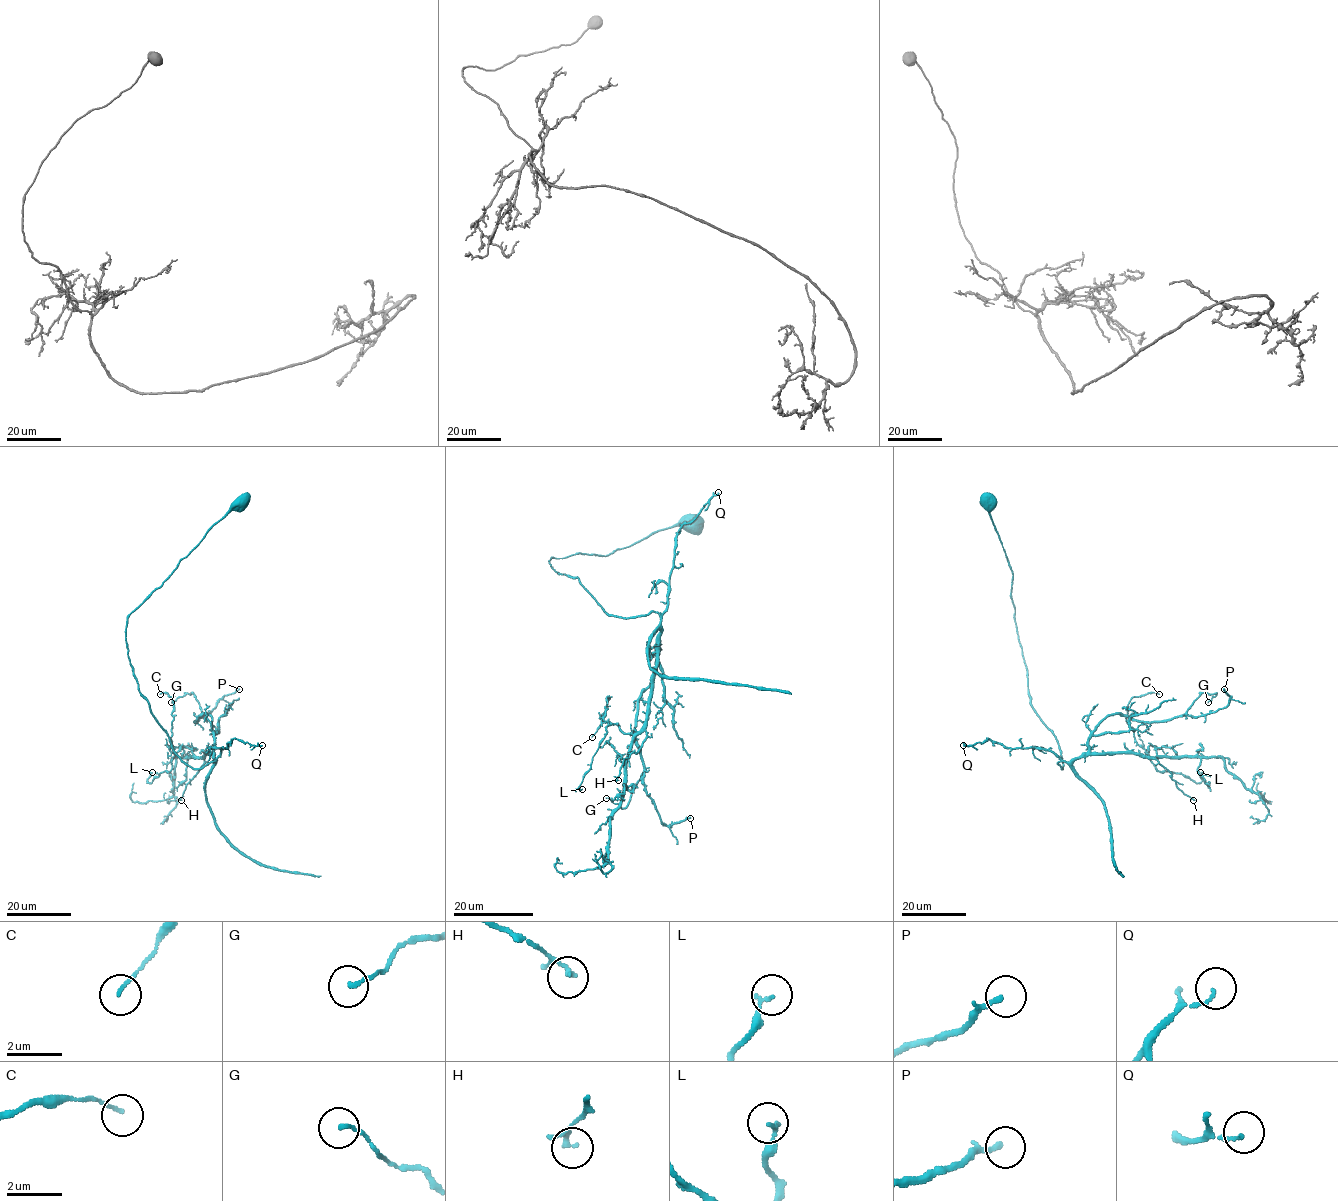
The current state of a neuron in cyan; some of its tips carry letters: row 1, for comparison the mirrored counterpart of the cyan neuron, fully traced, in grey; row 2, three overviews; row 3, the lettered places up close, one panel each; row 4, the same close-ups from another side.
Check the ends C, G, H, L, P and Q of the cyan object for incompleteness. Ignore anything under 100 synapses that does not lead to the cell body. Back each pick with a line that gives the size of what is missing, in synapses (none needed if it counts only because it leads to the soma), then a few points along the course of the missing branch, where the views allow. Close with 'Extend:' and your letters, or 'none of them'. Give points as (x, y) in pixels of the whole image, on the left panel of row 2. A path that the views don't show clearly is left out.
Extend: none of them

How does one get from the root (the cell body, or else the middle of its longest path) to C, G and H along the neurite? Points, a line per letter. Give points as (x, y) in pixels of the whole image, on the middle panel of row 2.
C: (690, 522), (550, 559), (609, 614), (661, 617), (646, 725), (606, 722), (609, 696), (592, 737)
G: (690, 522), (549, 562), (609, 614), (661, 617), (635, 719), (644, 773), (625, 808), (606, 798)
H: (690, 522), (607, 555), (549, 562), (609, 614), (661, 617), (647, 738), (618, 780)

